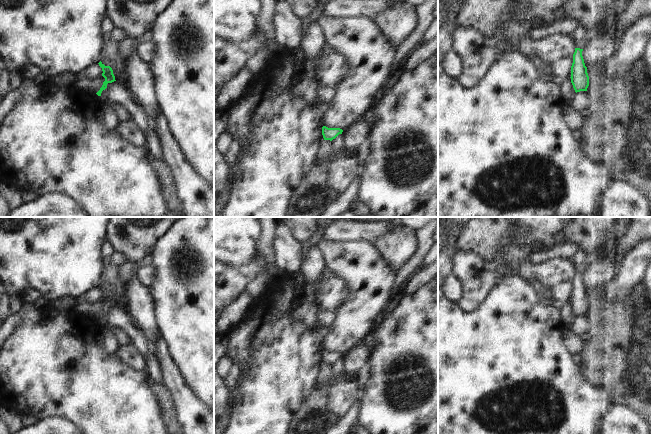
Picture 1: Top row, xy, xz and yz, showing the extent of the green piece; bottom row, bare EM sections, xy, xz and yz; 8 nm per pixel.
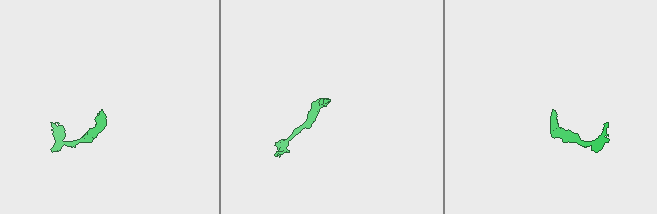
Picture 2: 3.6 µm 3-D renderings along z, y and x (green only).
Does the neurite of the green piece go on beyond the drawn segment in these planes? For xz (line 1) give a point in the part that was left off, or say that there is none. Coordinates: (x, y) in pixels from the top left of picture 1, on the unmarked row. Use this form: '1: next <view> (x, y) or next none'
1: next none

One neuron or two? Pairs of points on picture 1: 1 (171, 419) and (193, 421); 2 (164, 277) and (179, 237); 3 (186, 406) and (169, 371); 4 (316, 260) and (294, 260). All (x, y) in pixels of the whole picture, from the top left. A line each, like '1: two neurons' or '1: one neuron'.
1: two neurons
2: one neuron
3: one neuron
4: two neurons

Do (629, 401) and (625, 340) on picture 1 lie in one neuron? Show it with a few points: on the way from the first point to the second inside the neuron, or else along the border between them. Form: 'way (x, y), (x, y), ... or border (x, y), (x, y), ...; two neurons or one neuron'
way (629, 386), (628, 355); one neuron

